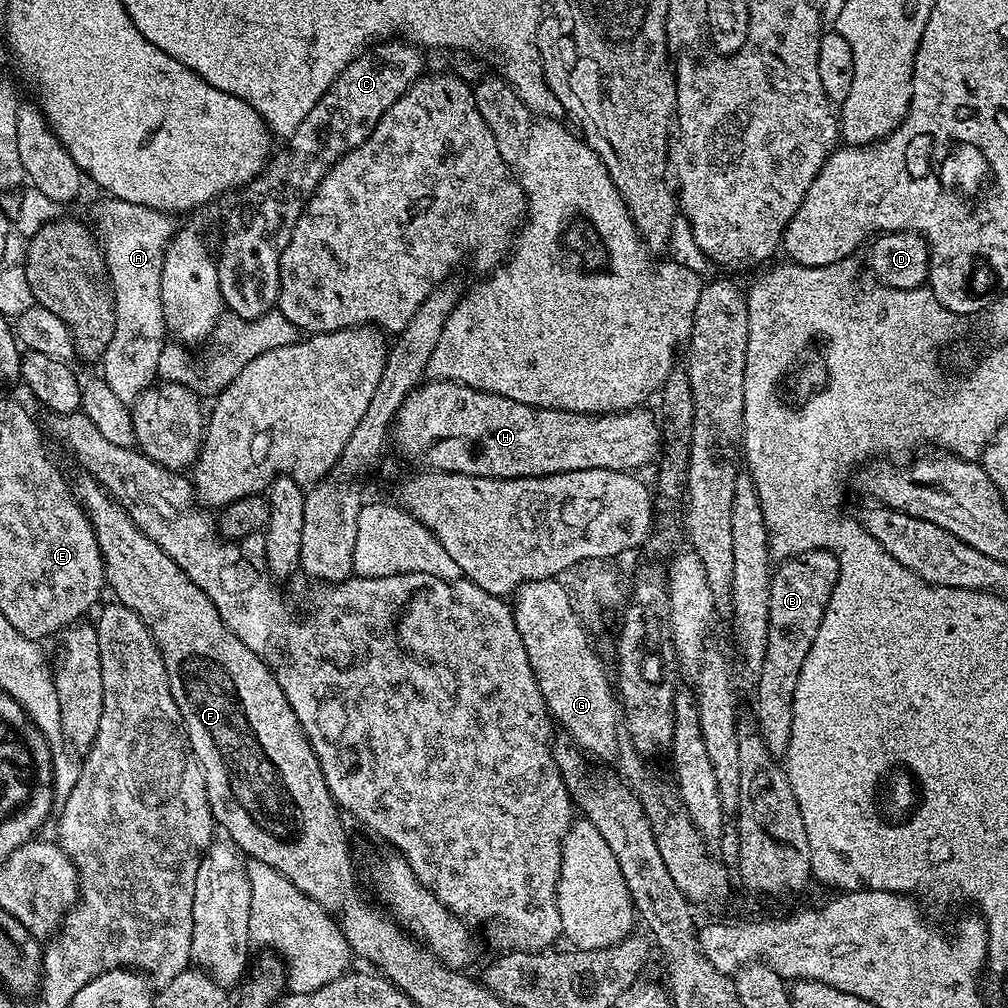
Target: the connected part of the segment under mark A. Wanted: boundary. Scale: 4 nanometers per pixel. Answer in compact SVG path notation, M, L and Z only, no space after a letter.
M105 197L98 208L97 240L104 256L105 273L115 306L114 335L100 359L101 377L119 400L130 404L156 376L158 357L166 342L161 302L161 272L165 249L178 224L171 213Z

